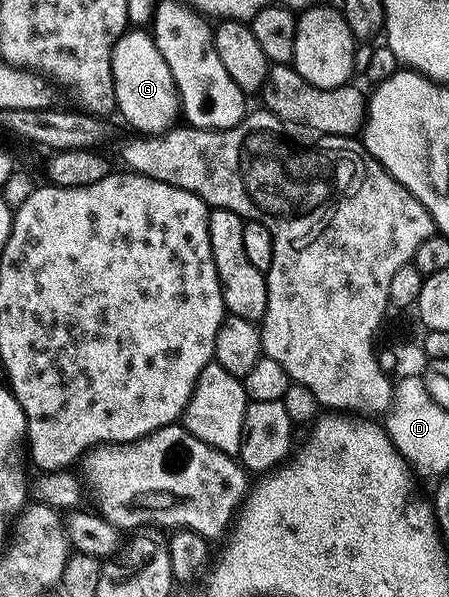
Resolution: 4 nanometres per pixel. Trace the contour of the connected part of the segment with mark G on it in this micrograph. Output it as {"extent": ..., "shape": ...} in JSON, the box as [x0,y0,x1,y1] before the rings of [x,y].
{"extent":[112,30,181,134],"shape":[[[125,30],[116,37],[112,48],[112,77],[115,111],[121,112],[125,122],[136,128],[132,130],[140,134],[159,134],[177,123],[181,115],[180,95],[176,92],[170,66],[166,66],[166,58],[162,58],[155,39],[147,31]]]}

